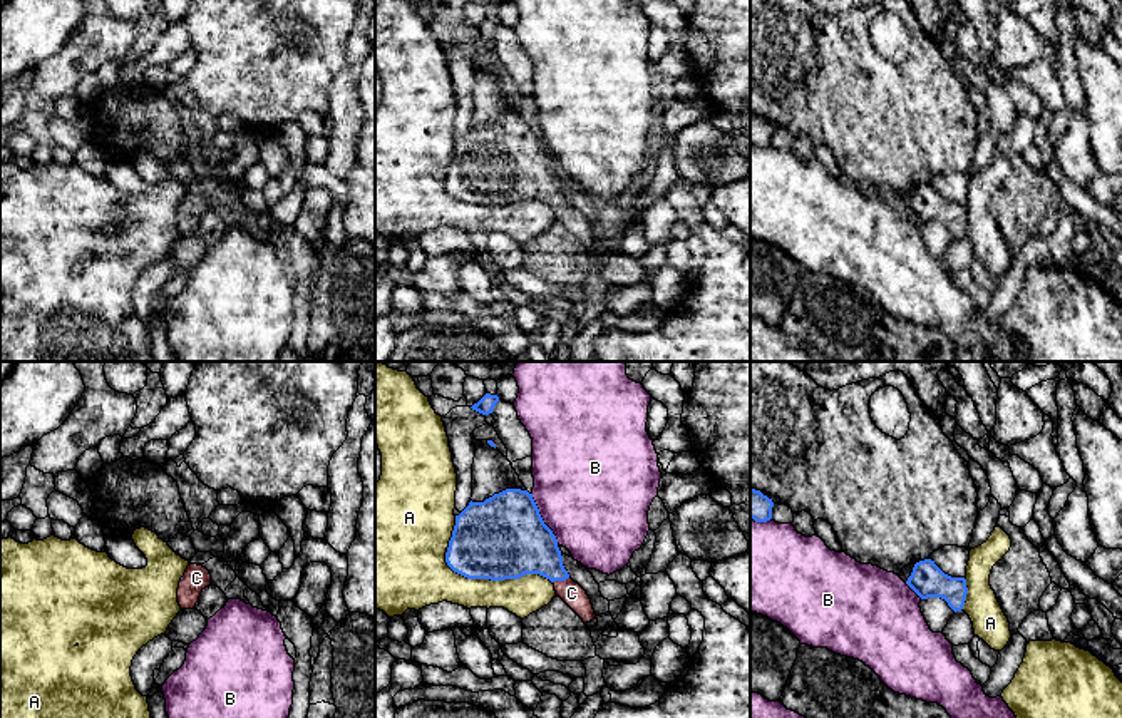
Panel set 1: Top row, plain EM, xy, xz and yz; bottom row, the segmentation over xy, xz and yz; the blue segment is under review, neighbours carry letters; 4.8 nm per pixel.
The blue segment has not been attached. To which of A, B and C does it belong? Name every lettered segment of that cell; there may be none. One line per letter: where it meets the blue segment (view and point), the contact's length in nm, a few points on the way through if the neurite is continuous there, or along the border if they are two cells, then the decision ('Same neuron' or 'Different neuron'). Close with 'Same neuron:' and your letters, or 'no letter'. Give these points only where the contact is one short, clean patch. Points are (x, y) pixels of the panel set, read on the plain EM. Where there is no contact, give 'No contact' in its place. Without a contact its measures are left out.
A: Touches blue at xz (476, 203). Shared border 550 nm. Different neuron
B: Touches blue at xz (541, 144). Shared border 280 nm. Different neuron
C: Touches blue at xz (560, 205). Shared border 90 nm. Path across: xz (521, 169), (560, 205), (571, 218). Same neuron
Same neuron: C

